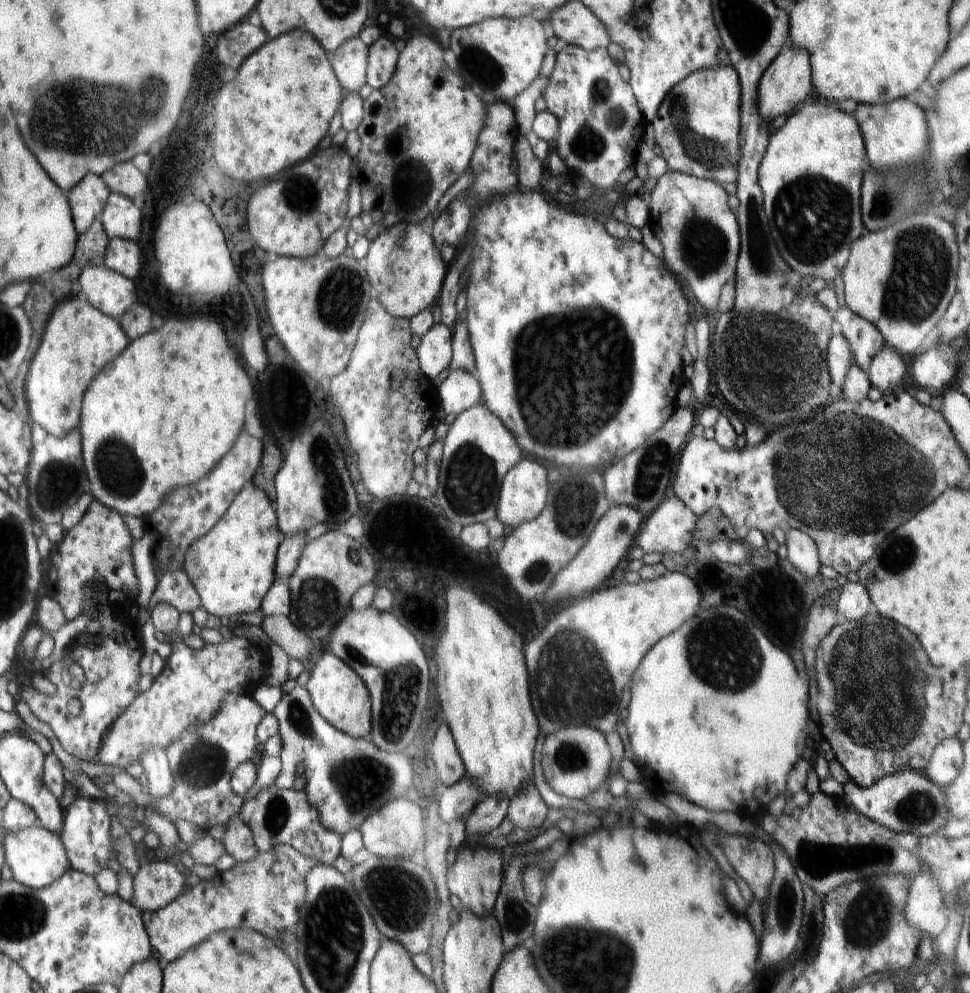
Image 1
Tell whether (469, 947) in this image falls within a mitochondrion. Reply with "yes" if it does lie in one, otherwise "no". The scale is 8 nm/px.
no

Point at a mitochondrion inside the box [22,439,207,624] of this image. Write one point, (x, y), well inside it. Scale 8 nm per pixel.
(57, 484)

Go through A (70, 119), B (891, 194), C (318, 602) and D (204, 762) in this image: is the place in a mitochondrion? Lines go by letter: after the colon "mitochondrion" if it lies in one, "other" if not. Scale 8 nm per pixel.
A: mitochondrion
B: mitochondrion
C: mitochondrion
D: mitochondrion

